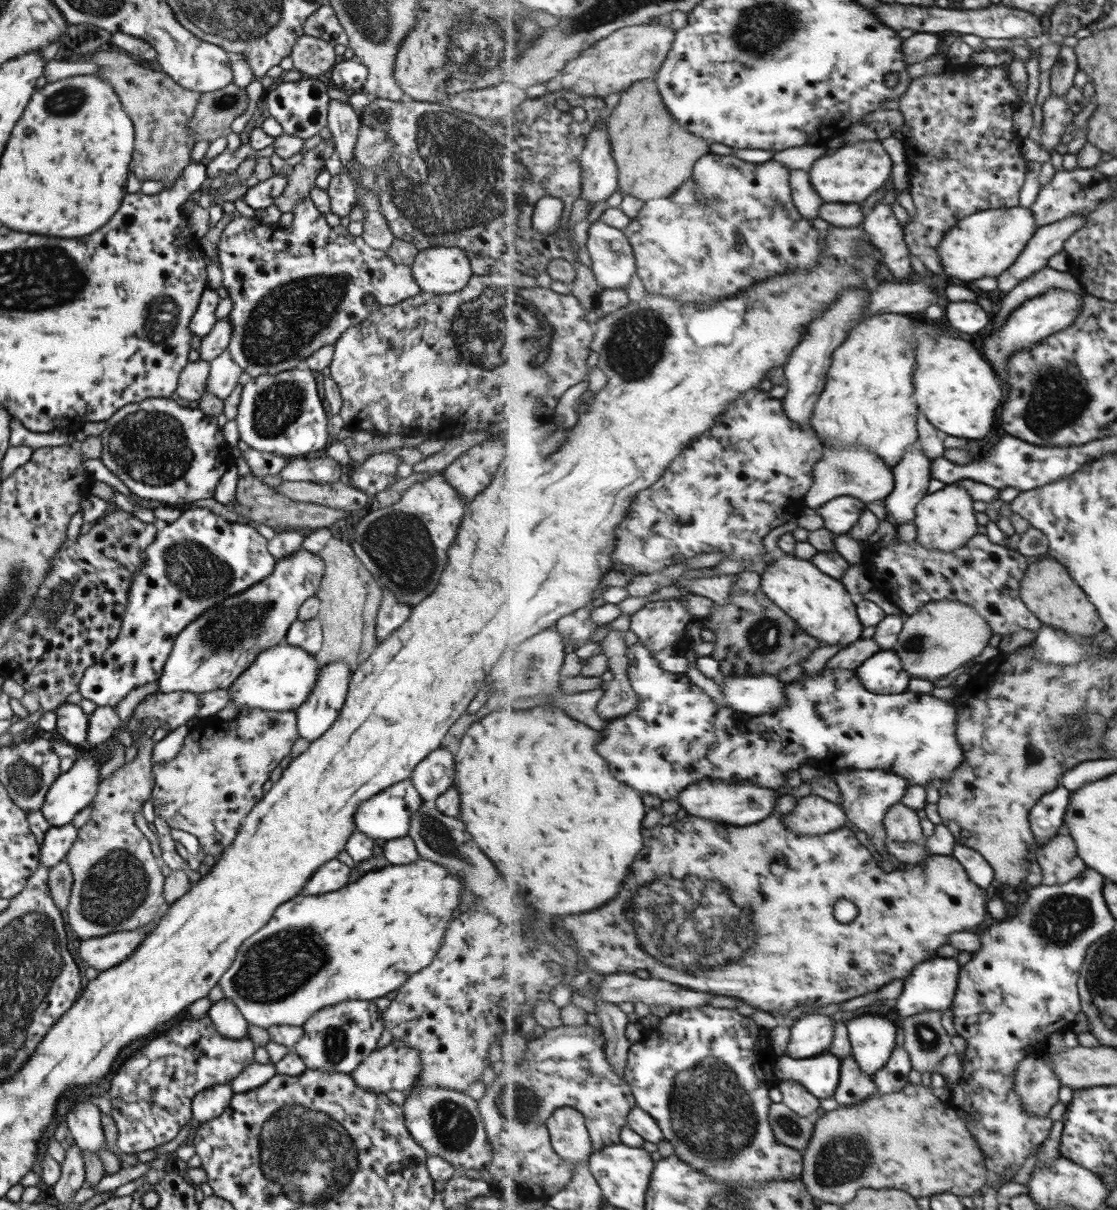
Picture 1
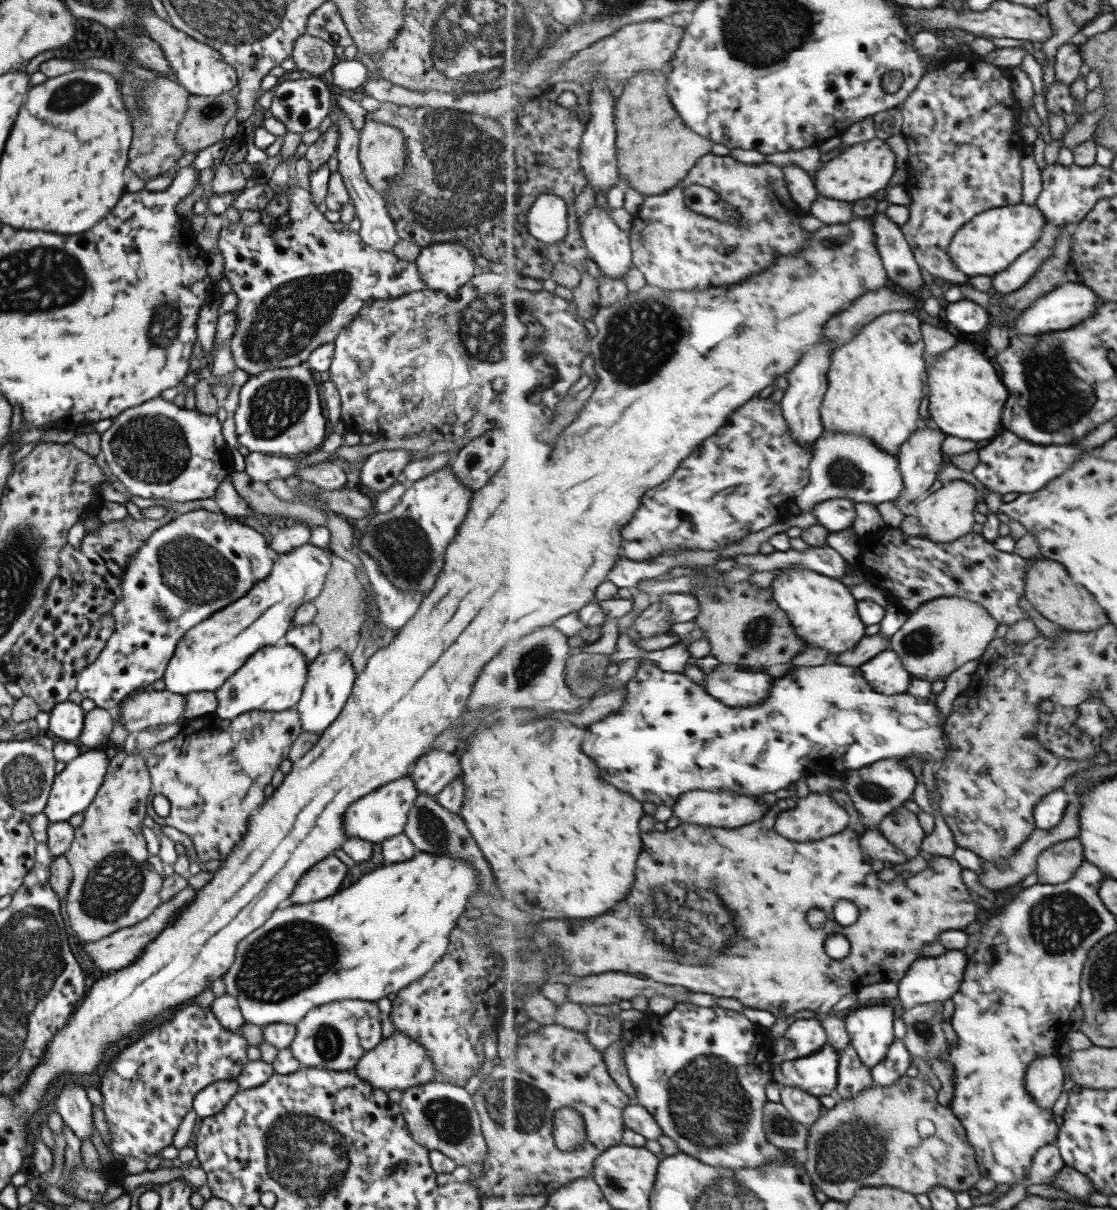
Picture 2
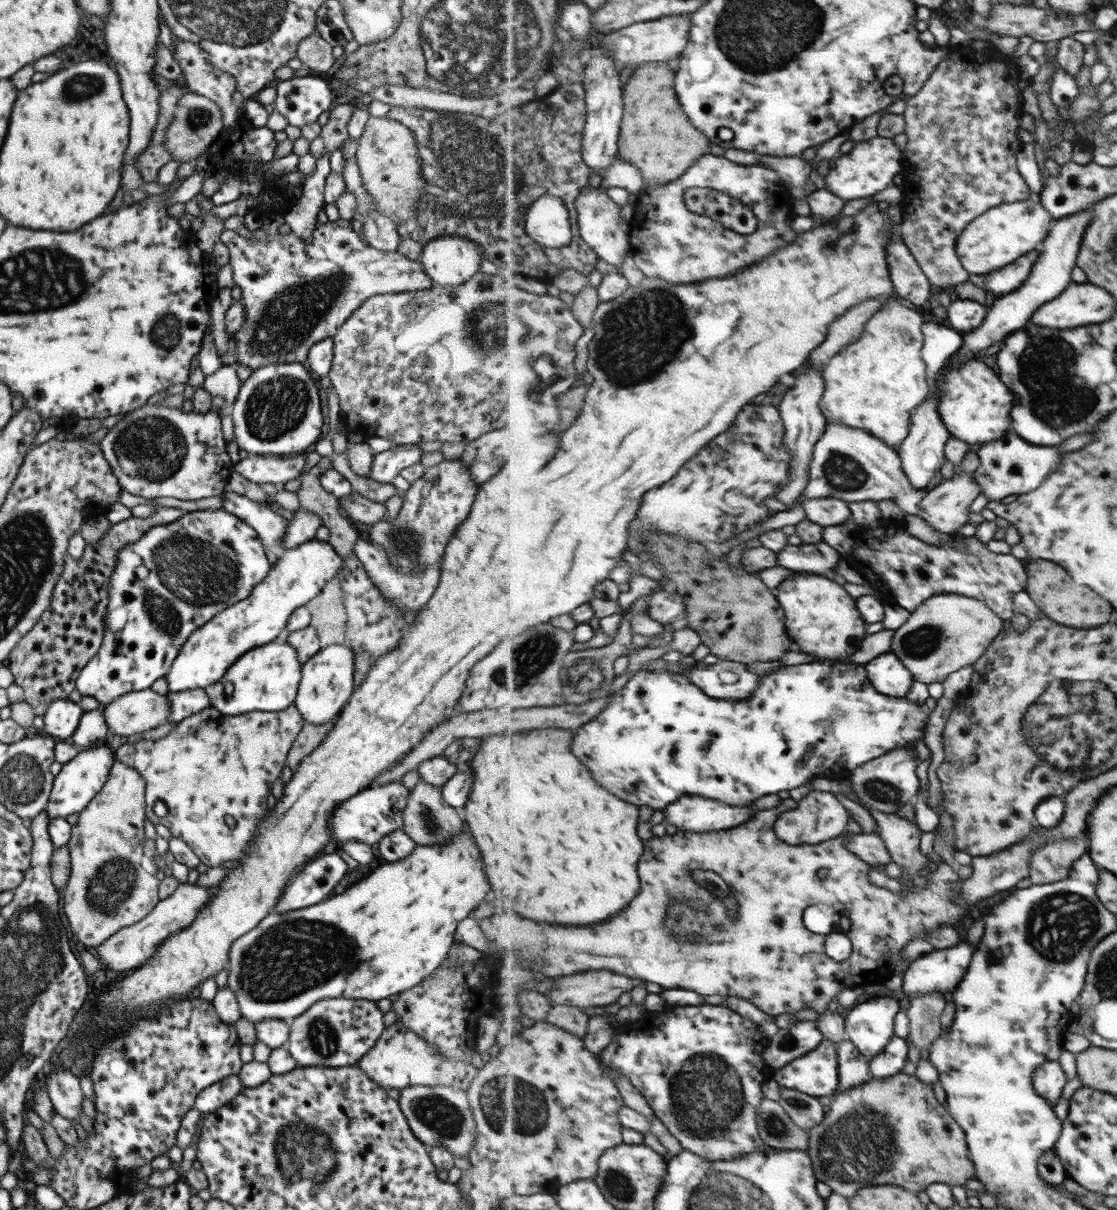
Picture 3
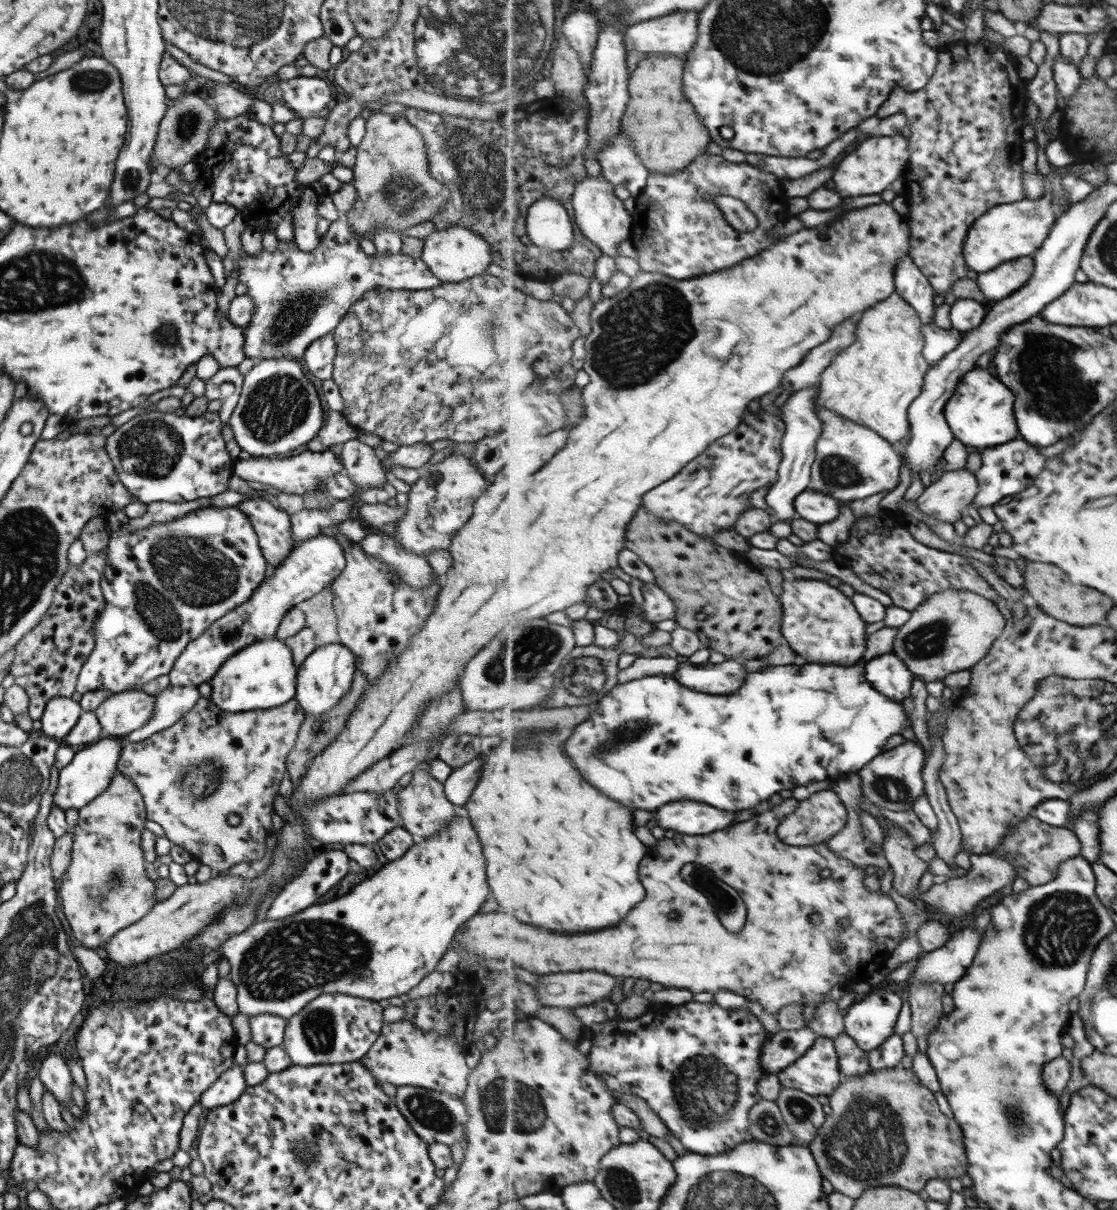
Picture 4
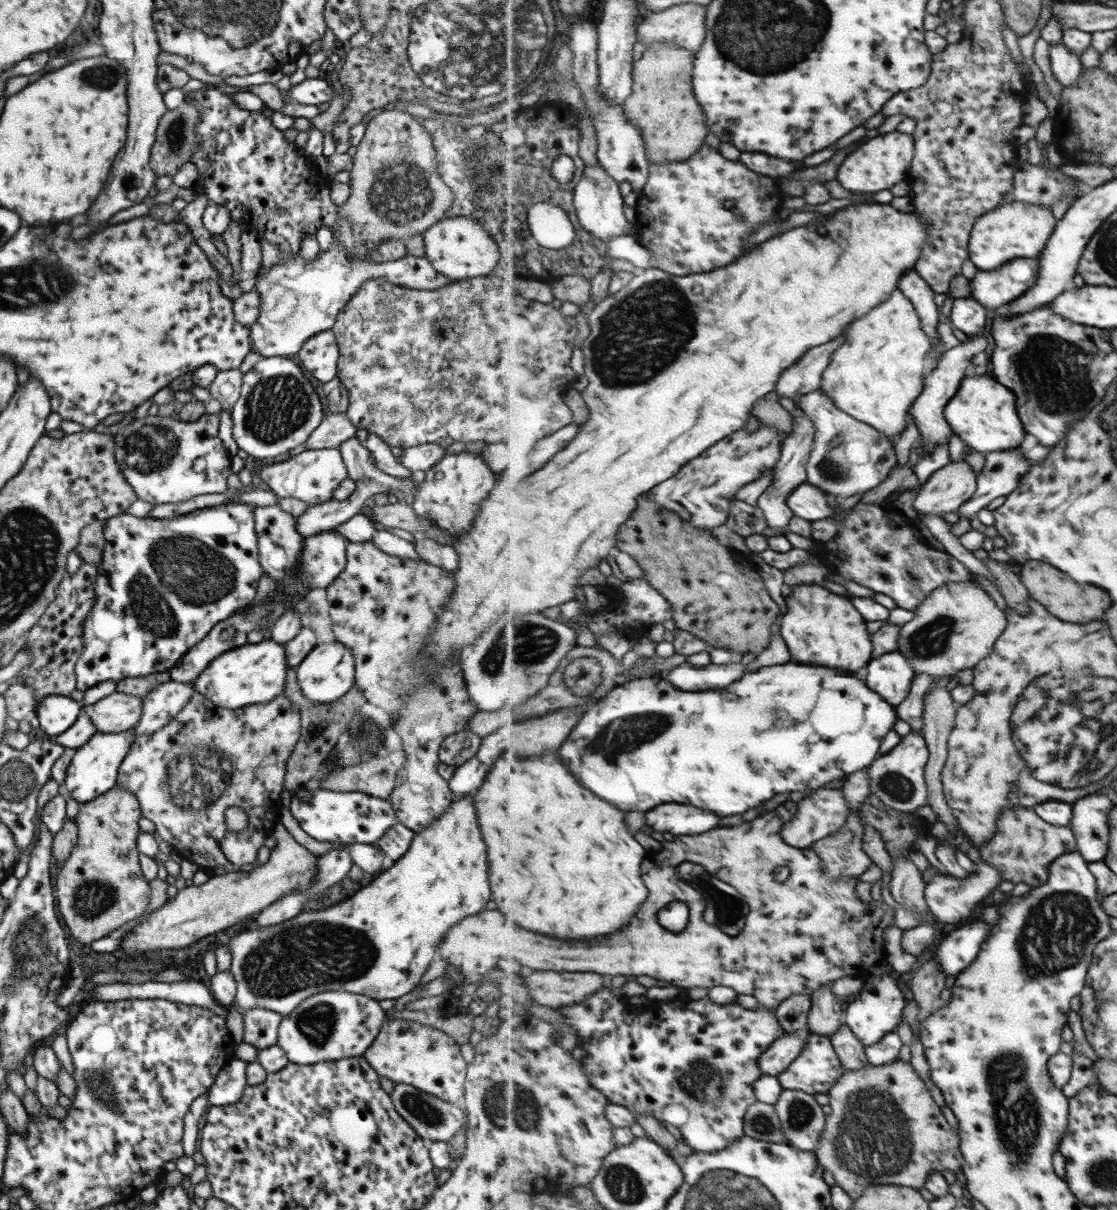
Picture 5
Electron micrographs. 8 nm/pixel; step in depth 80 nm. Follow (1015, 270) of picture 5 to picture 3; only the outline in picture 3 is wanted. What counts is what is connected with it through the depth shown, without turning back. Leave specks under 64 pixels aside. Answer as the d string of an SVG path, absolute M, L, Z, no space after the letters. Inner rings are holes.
M1038 247L1036 250L1028 252L1021 260L1013 262L1009 268L1001 268L997 272L987 274L985 276L987 290L993 292L995 296L1008 295L1013 290L1017 290L1029 278L1040 252L1041 247Z

